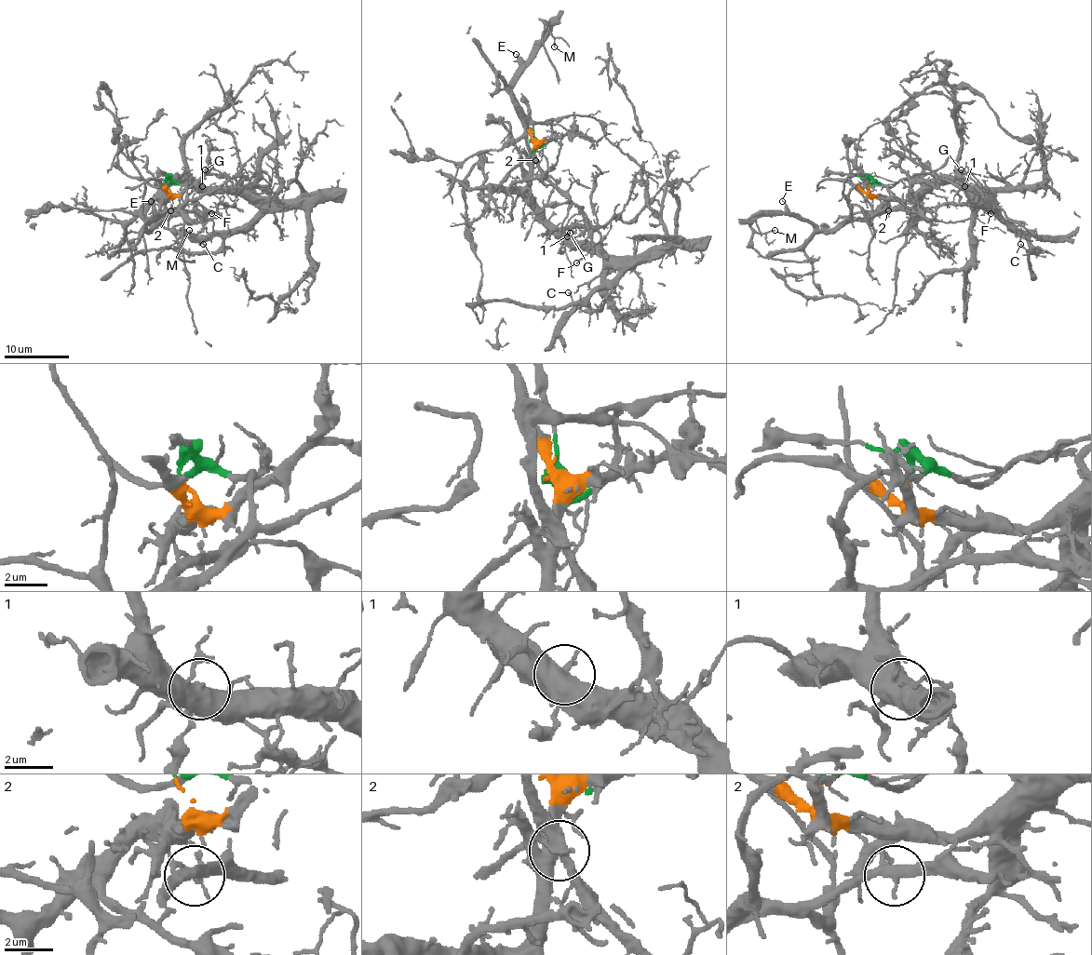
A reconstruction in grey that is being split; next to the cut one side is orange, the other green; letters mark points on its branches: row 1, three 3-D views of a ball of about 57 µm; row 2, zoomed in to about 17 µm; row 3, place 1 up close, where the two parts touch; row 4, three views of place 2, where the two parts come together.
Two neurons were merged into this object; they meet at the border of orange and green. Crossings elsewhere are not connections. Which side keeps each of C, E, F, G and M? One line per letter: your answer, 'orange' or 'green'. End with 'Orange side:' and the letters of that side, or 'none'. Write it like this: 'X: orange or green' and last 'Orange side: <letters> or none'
C: orange
E: green
F: green
G: orange
M: green
Orange side: C, G

